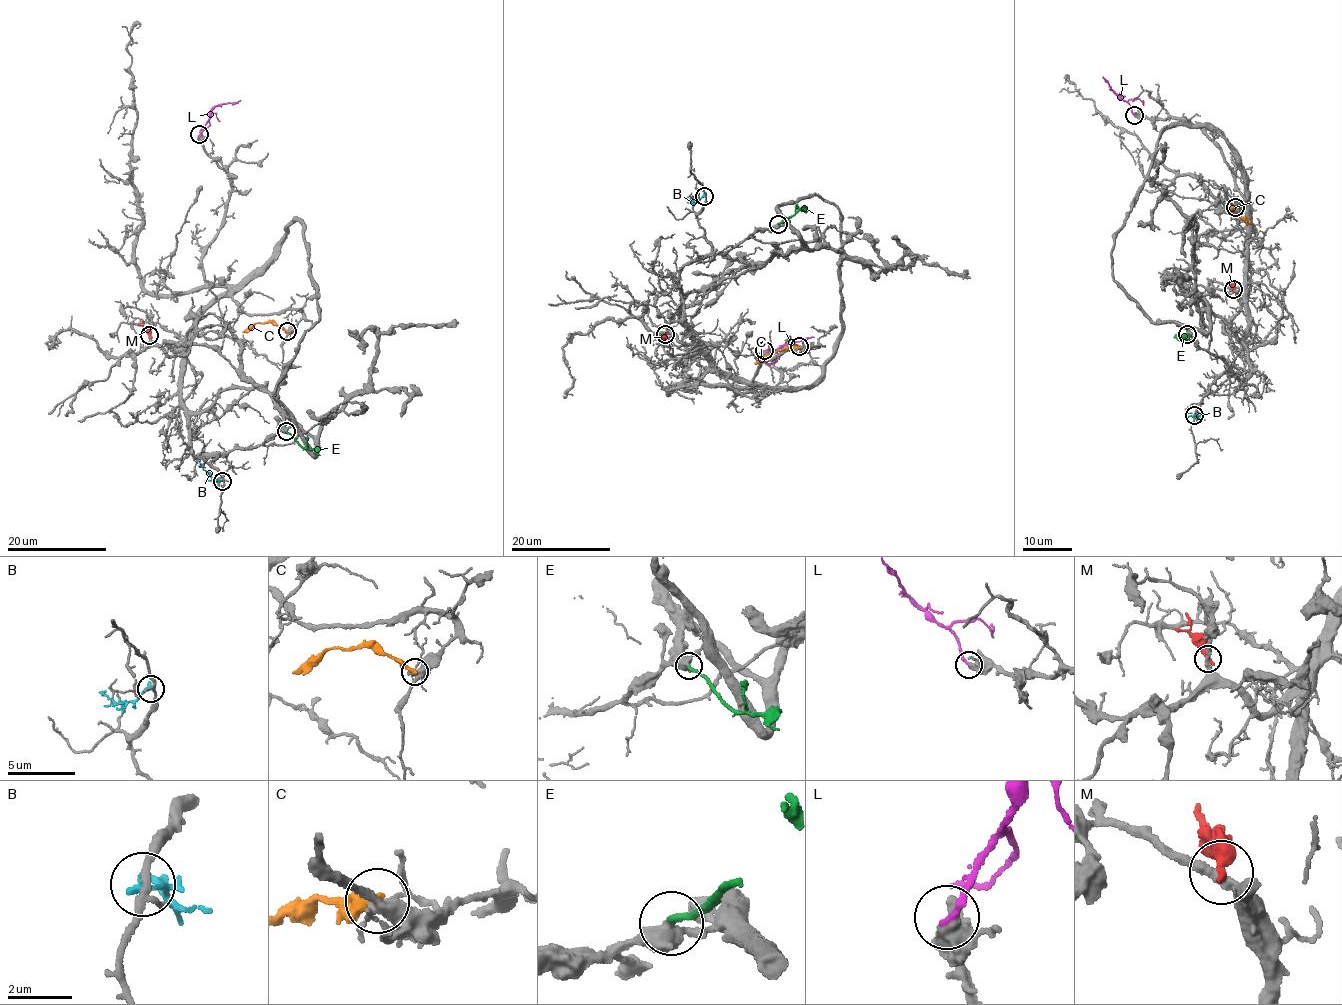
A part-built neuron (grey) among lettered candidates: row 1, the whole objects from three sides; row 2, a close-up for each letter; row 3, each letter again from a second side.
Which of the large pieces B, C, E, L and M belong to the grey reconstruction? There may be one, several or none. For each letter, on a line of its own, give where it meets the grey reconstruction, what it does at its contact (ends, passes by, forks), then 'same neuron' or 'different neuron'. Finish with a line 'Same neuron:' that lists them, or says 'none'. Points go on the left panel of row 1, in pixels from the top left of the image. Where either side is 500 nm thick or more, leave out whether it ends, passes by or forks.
B: (222, 481) | it ends | different neuron
C: (287, 331) | it ends | different neuron
E: (286, 431) | same neuron
L: (199, 134) | it ends | different neuron
M: (149, 335) | it ends | different neuron
Same neuron: E

